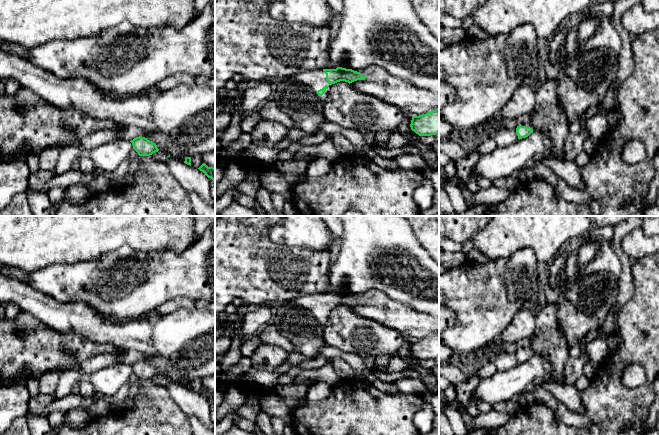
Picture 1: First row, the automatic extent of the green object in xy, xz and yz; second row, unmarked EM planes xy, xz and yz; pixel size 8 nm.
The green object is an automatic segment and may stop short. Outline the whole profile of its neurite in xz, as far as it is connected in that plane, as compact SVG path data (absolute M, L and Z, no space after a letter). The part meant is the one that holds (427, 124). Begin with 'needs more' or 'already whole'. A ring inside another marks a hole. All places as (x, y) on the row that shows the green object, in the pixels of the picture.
already whole; M439 108L426 114L413 116L410 127L419 136L439 134Z

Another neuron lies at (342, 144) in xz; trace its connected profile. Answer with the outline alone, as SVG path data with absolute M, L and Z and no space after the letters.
M338 133L332 134L329 136L329 139L332 141L335 148L341 155L355 154L356 152L355 147L342 134L338 134Z

